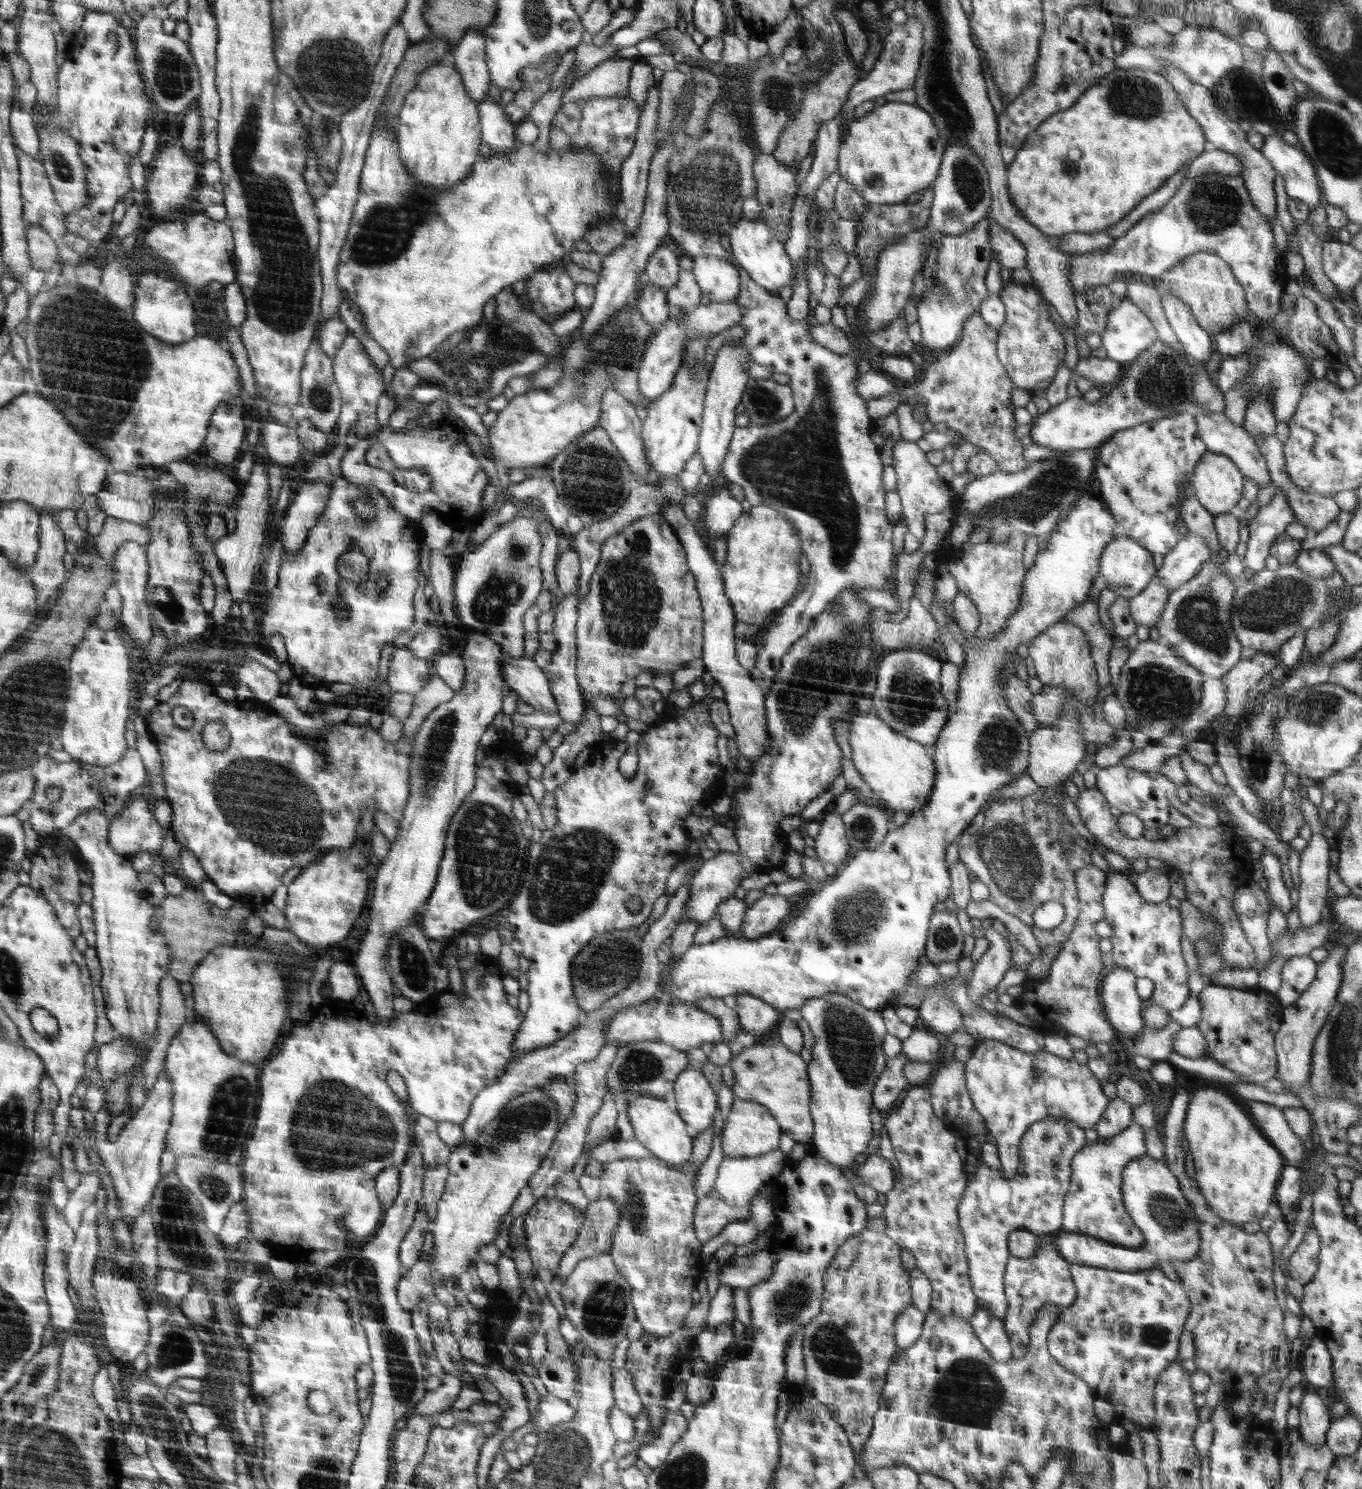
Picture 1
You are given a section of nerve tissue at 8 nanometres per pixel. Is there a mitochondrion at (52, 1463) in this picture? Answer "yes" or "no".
yes

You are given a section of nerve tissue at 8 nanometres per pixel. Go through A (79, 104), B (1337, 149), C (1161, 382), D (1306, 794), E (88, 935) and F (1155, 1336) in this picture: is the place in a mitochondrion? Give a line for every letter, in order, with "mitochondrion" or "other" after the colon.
A: other
B: mitochondrion
C: mitochondrion
D: other
E: other
F: mitochondrion

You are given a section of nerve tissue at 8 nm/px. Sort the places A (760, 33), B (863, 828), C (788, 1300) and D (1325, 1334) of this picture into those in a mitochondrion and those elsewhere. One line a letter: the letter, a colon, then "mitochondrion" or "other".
A: other
B: mitochondrion
C: mitochondrion
D: other

